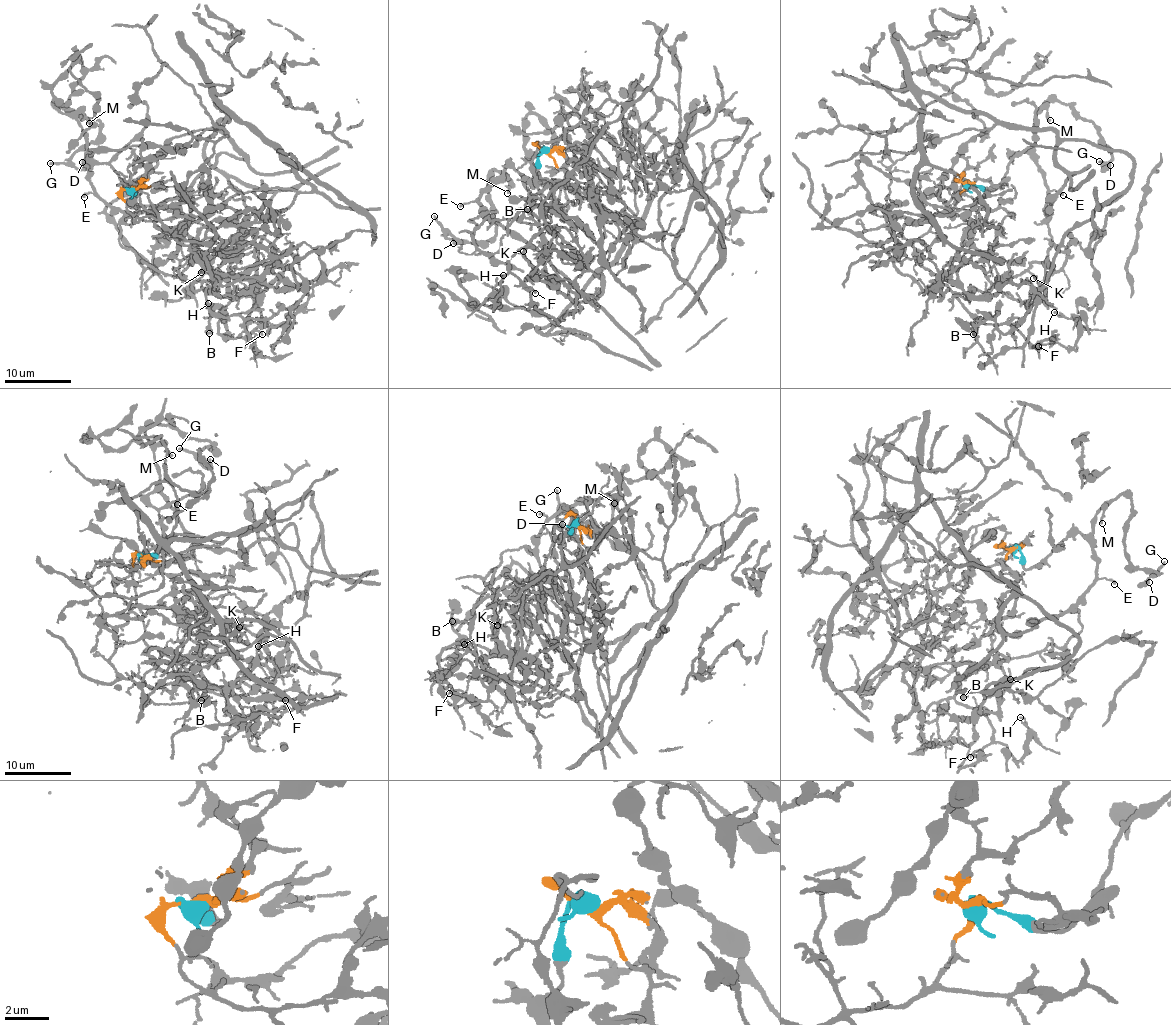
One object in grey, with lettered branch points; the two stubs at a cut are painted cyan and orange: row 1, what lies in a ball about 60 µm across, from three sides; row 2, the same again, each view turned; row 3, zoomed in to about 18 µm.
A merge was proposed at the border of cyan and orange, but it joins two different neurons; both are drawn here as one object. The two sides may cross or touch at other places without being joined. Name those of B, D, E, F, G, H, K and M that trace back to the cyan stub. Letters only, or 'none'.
D, E, G, M

